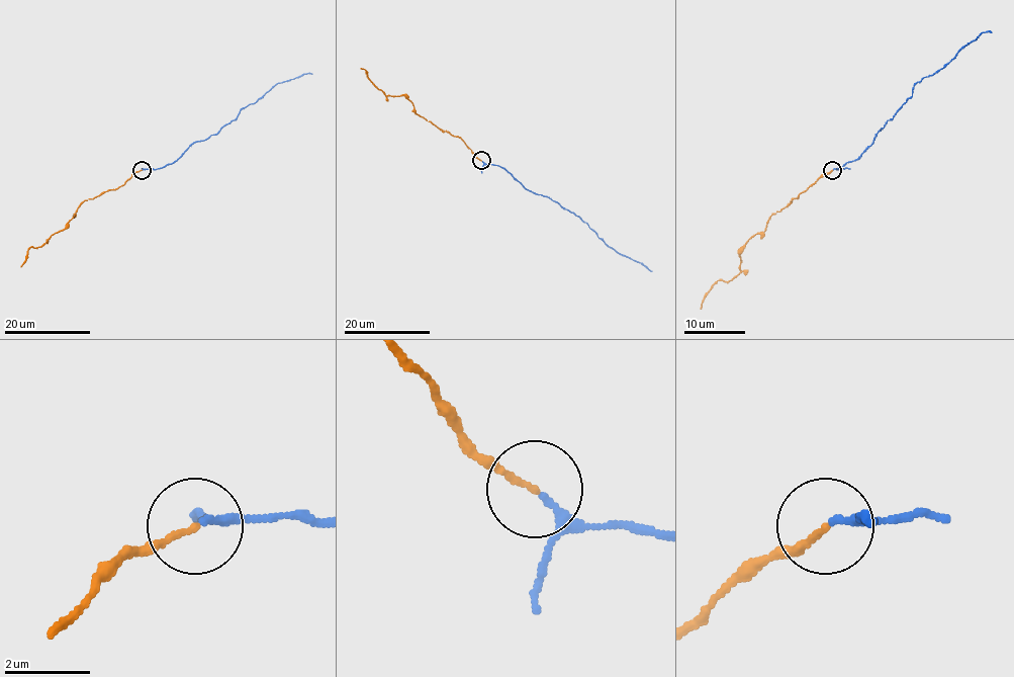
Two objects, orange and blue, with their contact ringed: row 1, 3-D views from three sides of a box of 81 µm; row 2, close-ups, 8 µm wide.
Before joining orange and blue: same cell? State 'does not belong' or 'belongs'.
belongs

